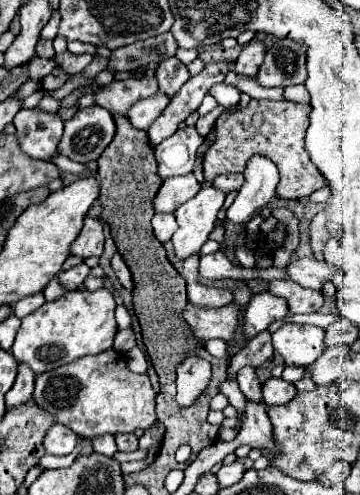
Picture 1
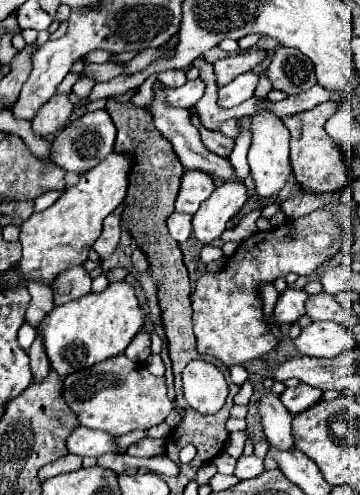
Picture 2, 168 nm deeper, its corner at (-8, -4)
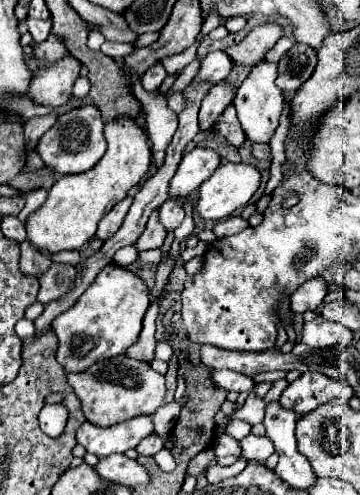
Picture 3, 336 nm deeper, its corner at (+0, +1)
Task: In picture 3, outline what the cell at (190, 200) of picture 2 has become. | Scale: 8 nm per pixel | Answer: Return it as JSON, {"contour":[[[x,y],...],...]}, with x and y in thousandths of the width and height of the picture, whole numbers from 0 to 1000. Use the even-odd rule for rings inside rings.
{"contour":[[[544,295],[533,307],[517,307],[489,343],[489,356],[472,368],[472,396],[478,400],[528,396],[539,384],[556,380],[567,364],[578,364],[594,352],[606,335],[611,315],[583,299]]]}

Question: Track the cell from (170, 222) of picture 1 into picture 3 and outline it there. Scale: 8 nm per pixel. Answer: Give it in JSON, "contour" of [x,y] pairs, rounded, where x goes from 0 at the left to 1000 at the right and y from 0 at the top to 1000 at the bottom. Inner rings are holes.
{"contour":[[[467,400],[450,416],[444,416],[444,448],[456,448],[456,457],[467,465],[489,465],[511,444],[511,420],[506,412],[494,412],[483,400]]]}

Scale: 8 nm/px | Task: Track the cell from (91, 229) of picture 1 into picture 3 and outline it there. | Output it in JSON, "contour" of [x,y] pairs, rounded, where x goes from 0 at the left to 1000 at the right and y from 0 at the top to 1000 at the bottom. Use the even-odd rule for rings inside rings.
{"contour":[[[356,392],[339,408],[328,408],[328,412],[278,444],[272,469],[267,469],[267,477],[272,477],[278,485],[300,485],[311,473],[322,473],[322,469],[333,465],[350,428],[356,428],[356,420],[367,416],[367,404],[372,404],[372,396]]]}

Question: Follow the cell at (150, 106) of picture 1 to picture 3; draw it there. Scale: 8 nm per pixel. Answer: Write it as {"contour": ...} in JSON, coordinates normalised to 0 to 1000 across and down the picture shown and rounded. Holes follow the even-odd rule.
{"contour":[[[617,101],[583,105],[583,109],[567,117],[567,125],[561,125],[561,137],[556,137],[550,154],[539,158],[539,166],[544,166],[544,162],[611,166],[611,162],[622,162],[622,158],[639,149],[644,133],[650,133],[644,117],[639,117],[633,109],[622,109]]]}

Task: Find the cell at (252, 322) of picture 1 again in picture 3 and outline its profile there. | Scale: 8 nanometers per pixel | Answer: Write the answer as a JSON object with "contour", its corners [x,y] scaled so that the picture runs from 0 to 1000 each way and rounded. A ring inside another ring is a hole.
{"contour":[[[900,562],[856,566],[806,598],[806,622],[817,634],[839,634],[850,626],[878,626],[894,614],[906,594],[911,594],[911,570]]]}

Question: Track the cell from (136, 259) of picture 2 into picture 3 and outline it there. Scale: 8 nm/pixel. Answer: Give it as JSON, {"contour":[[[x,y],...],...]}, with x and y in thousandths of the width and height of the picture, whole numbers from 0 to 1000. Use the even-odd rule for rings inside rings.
{"contour":[[[444,420],[428,424],[428,432],[417,436],[411,457],[406,457],[389,489],[378,489],[383,505],[422,505],[422,501],[444,501],[456,493],[467,465],[444,453],[444,436],[439,432],[444,432]]]}

